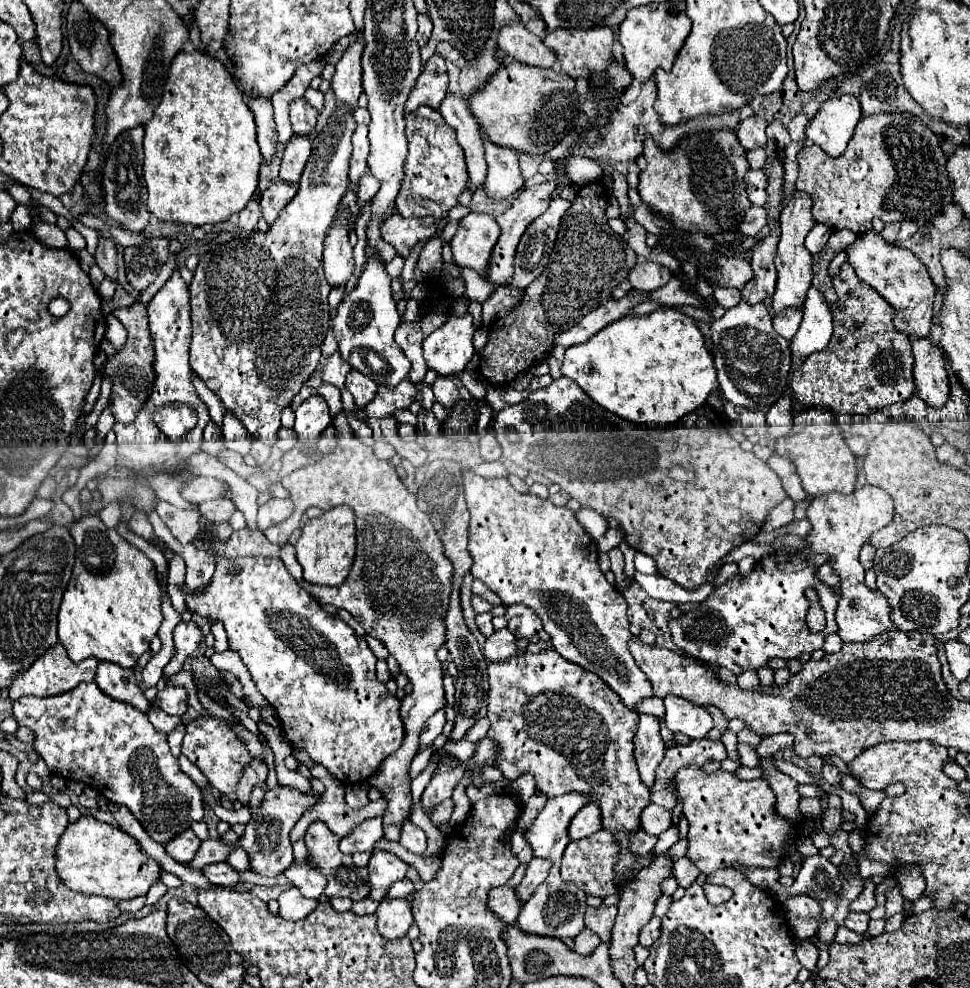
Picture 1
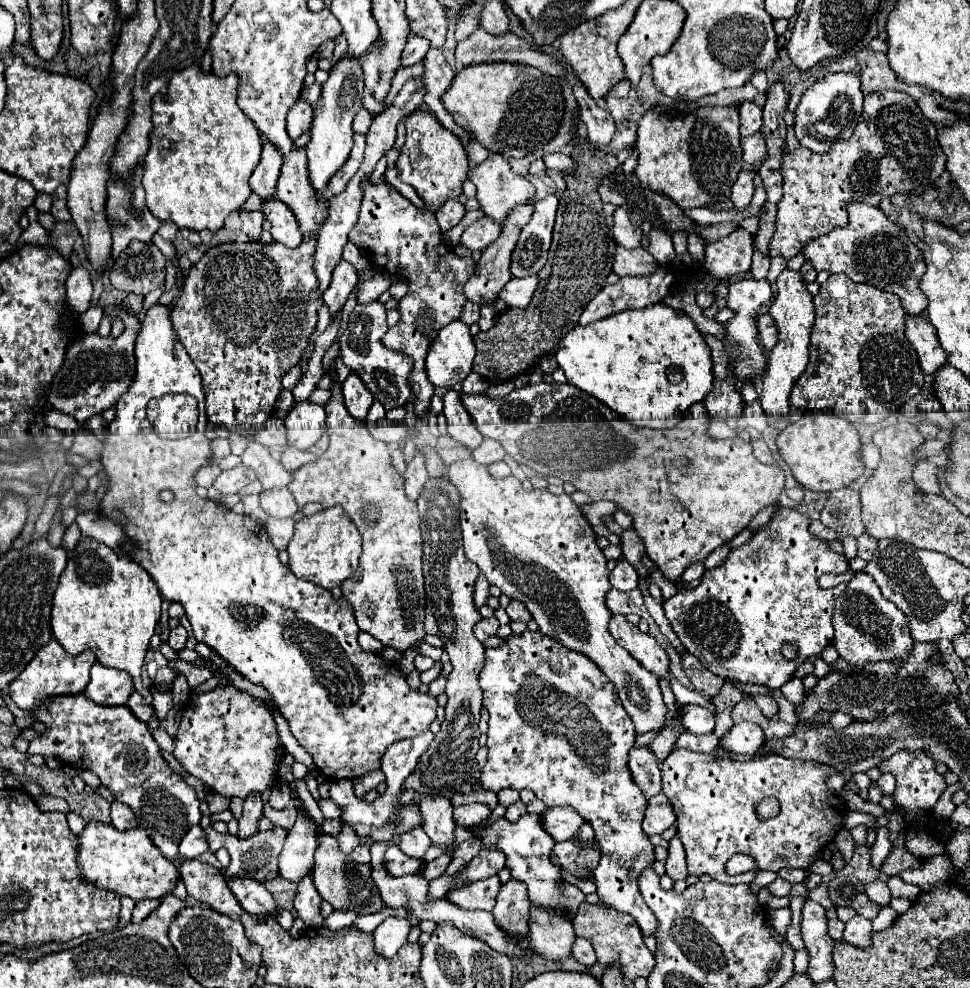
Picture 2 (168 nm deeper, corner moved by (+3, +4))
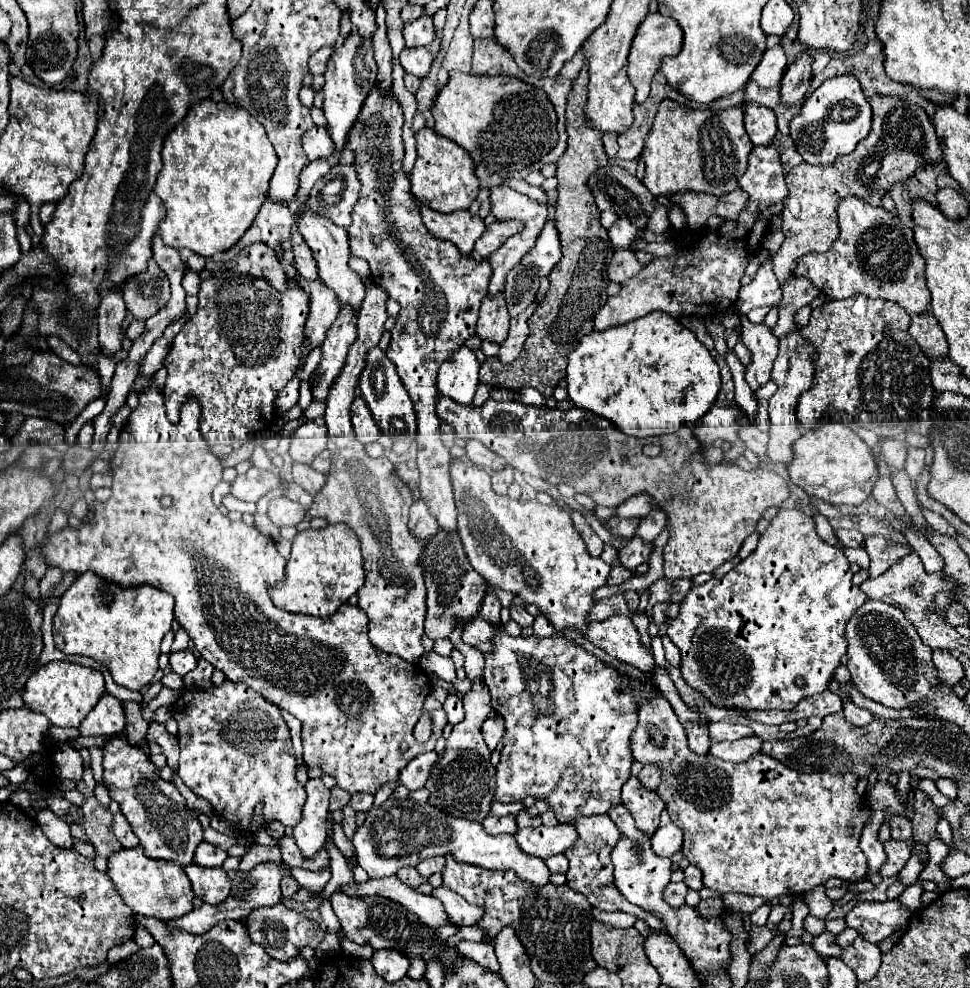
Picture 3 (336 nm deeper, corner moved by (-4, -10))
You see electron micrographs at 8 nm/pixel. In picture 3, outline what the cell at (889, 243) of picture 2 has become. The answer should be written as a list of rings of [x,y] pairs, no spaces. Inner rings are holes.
[[[844,198],[838,204],[836,212],[838,212],[838,228],[840,228],[838,240],[830,246],[828,252],[804,254],[802,258],[798,258],[794,276],[808,278],[822,294],[834,300],[850,298],[854,294],[864,294],[868,298],[892,300],[900,304],[910,316],[926,312],[930,304],[930,292],[926,288],[926,278],[924,278],[924,258],[918,254],[912,228],[898,214],[888,212],[882,206],[874,208],[868,202],[862,202],[858,198]]]

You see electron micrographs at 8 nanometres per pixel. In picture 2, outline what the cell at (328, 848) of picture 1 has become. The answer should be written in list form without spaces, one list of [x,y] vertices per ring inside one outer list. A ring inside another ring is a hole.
[[[331,834],[319,836],[319,848],[315,852],[315,866],[311,878],[321,898],[333,904],[333,908],[337,910],[355,910],[357,914],[373,914],[385,906],[379,896],[379,890],[371,880],[371,864],[357,864],[351,858],[347,858],[339,850],[339,844]]]

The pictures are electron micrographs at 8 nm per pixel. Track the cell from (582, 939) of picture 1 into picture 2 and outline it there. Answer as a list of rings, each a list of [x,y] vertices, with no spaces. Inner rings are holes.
[[[581,936],[575,938],[573,948],[571,948],[571,954],[577,958],[577,962],[581,962],[581,964],[585,964],[585,966],[591,966],[591,964],[597,962],[595,952],[593,952],[593,946],[589,944],[587,938],[581,938]]]

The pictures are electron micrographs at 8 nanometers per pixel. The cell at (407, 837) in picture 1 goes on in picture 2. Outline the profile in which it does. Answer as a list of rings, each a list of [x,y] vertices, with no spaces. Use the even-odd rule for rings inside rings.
[[[419,826],[419,828],[413,828],[411,832],[405,832],[405,834],[401,836],[401,842],[399,842],[399,848],[401,848],[407,856],[419,858],[419,860],[425,856],[425,852],[427,852],[429,846],[431,846],[431,840],[427,840],[427,834],[423,832],[421,826]]]

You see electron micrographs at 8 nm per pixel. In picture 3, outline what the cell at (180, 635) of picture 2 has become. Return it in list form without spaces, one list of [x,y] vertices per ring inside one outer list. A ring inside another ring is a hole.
[[[180,650],[180,652],[174,652],[170,654],[170,668],[176,672],[176,674],[188,674],[190,670],[196,668],[196,656],[190,652],[190,650]]]

